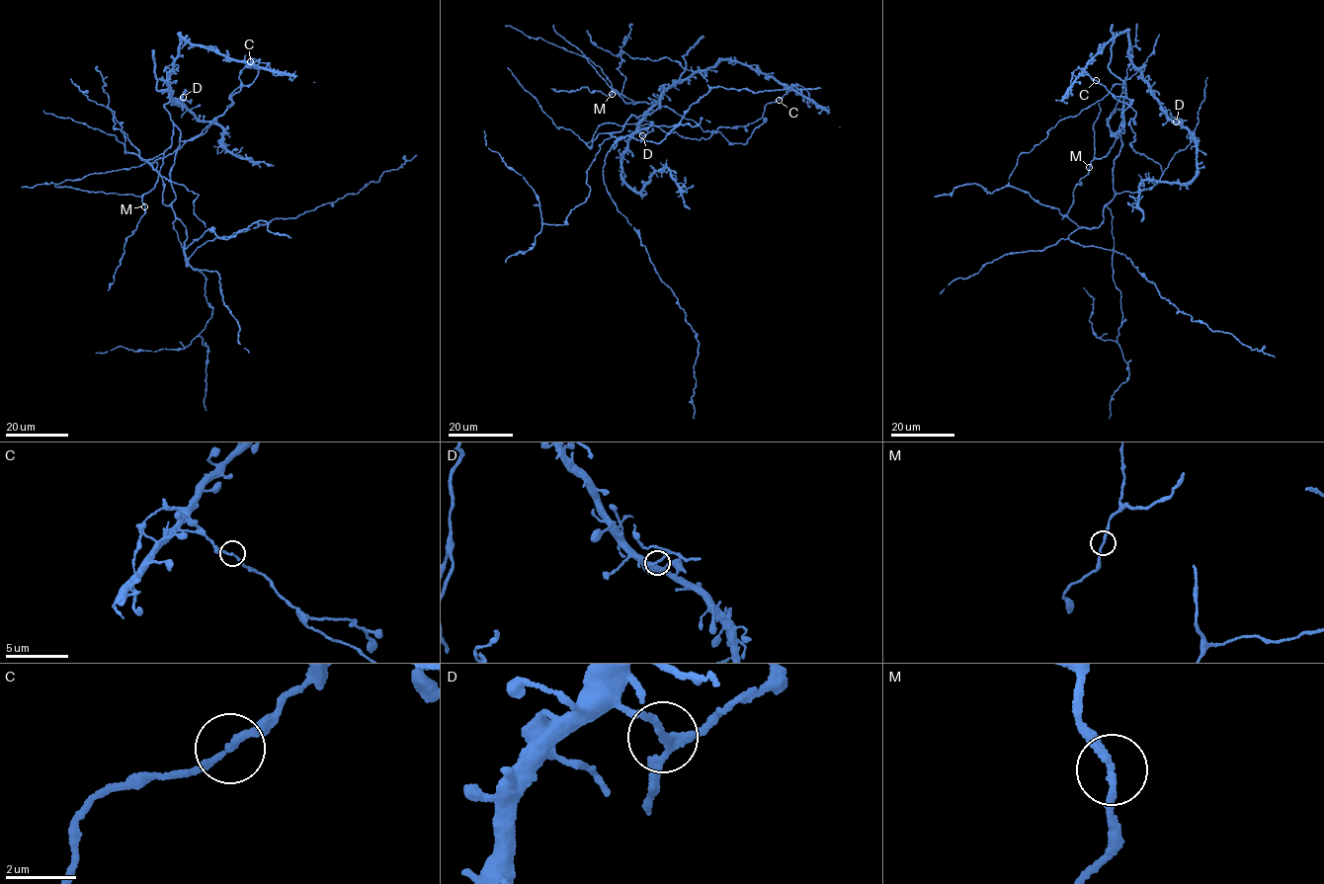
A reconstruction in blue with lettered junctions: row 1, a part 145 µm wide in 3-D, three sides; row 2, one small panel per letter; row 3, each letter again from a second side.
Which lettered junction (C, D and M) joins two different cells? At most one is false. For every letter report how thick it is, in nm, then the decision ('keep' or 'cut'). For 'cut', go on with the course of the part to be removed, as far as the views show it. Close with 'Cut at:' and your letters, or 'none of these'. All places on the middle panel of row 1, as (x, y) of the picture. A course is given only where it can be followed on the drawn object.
C: 180 nm thick; keep
D: 170 nm thick; cut
M: 180 nm thick; keep
Cut at: D

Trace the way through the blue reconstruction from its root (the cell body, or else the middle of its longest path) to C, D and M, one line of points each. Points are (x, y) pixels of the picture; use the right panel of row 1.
C: (1116, 133), (1123, 132), (1124, 120), (1120, 117), (1129, 106), (1129, 100), (1113, 94), (1096, 80)
D: (1116, 133), (1123, 132), (1120, 117), (1129, 100), (1082, 73), (1104, 45), (1125, 31), (1130, 63), (1176, 121)
M: (1116, 133), (1111, 134), (1120, 129), (1123, 119), (1108, 154), (1093, 160), (1089, 167)

